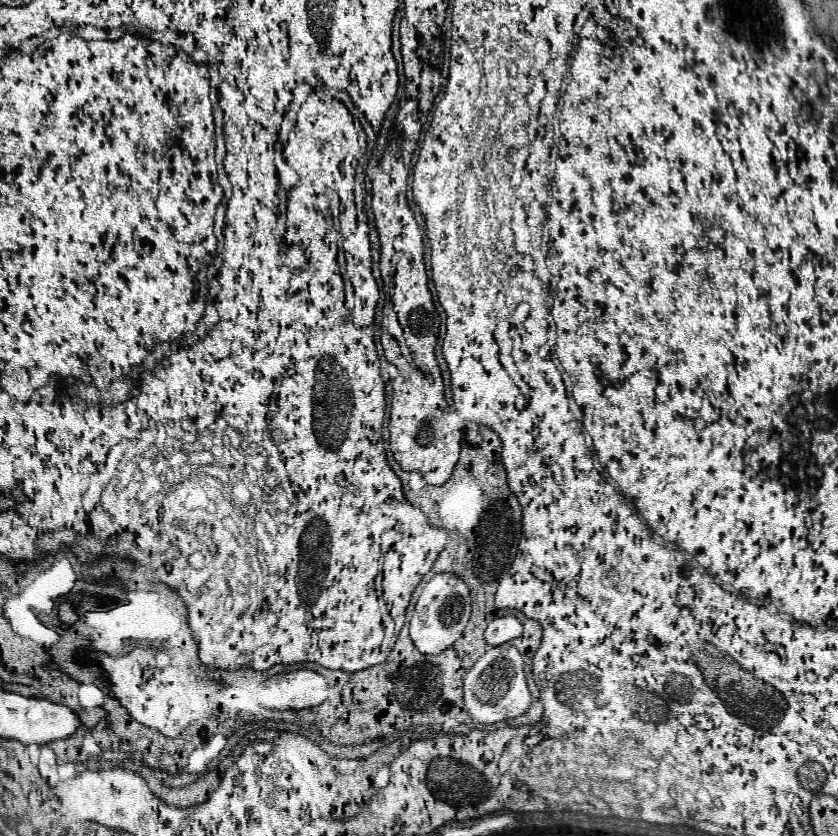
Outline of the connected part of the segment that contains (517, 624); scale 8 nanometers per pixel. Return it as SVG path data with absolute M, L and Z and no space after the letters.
M503 614L489 622L489 626L485 630L485 640L491 646L501 646L501 644L511 642L517 636L521 636L521 632L523 632L521 620L515 618L513 614Z

